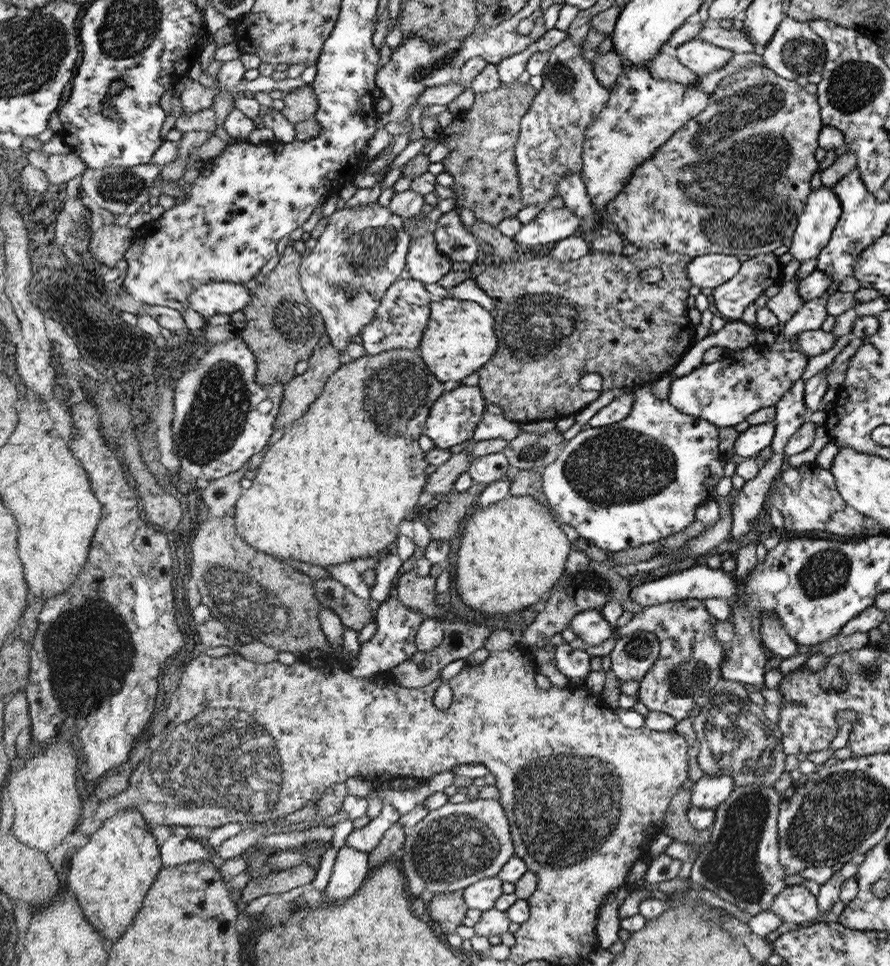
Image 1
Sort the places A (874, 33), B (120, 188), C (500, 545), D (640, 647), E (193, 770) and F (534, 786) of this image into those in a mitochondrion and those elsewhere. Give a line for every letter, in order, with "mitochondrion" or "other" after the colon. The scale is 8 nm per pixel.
A: other
B: mitochondrion
C: other
D: mitochondrion
E: mitochondrion
F: mitochondrion

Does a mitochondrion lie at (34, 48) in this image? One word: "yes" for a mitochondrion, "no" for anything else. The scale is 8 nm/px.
yes

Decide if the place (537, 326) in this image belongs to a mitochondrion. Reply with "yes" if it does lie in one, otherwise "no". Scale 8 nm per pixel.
yes

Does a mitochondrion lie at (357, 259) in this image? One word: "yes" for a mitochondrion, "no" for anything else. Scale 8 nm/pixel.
yes

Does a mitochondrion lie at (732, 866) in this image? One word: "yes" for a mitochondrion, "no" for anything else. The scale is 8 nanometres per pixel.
yes

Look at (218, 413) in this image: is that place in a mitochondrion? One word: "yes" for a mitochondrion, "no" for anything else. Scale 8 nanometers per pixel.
yes

